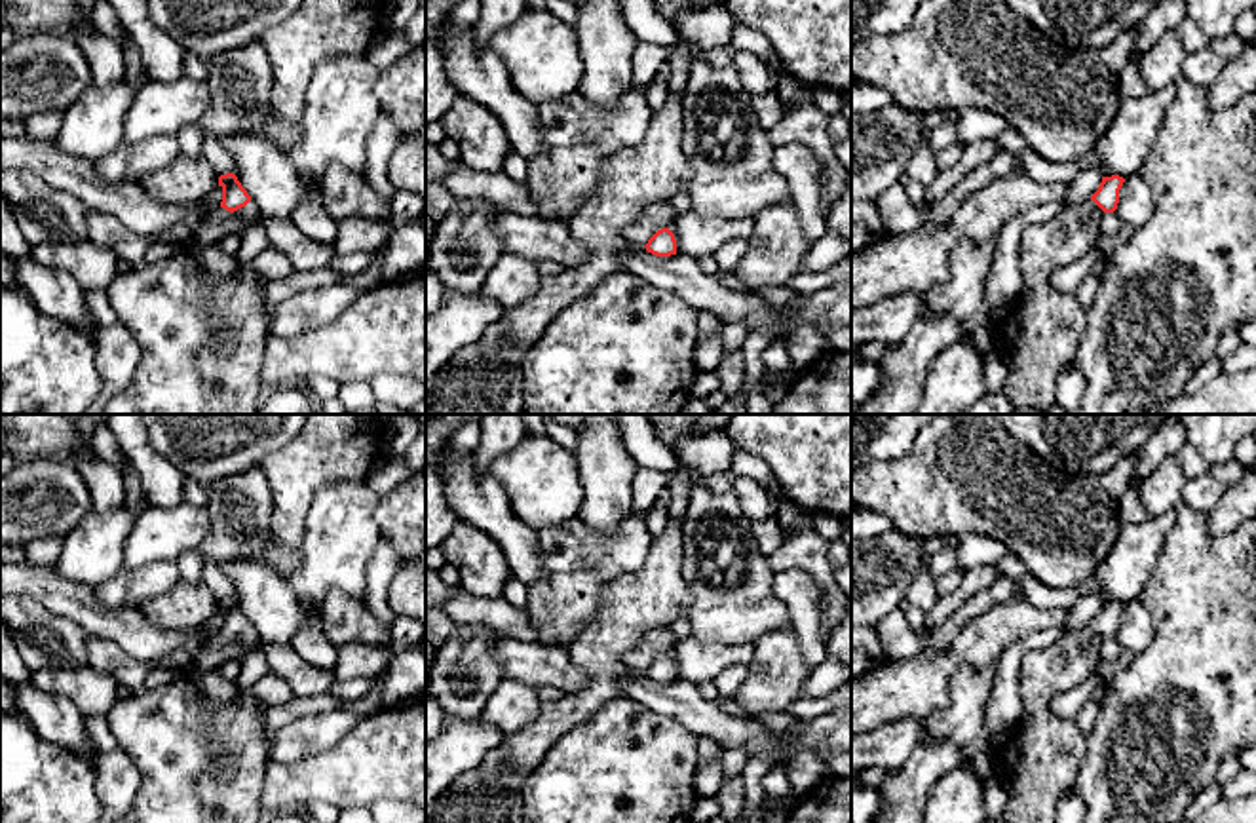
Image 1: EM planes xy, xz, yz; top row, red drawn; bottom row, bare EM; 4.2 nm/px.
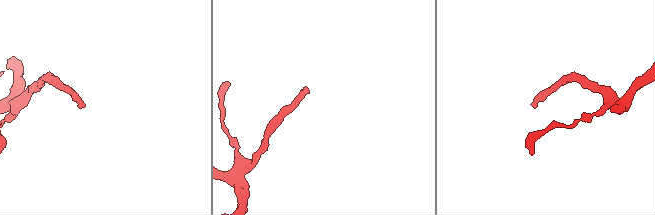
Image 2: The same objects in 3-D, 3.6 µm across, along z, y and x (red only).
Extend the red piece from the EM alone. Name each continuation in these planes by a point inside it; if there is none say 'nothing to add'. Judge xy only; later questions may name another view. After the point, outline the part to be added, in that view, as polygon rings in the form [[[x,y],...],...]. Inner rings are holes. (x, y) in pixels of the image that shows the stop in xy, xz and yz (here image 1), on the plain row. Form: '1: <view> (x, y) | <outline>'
1: xy (249, 635) | [[[253,625],[245,633],[241,633],[234,639],[226,637],[224,633],[219,631],[213,639],[209,639],[207,650],[209,648],[222,648],[222,646],[236,644],[236,642],[251,642],[253,644],[251,652],[264,654],[264,650],[266,650],[264,641],[258,637],[258,633]]]

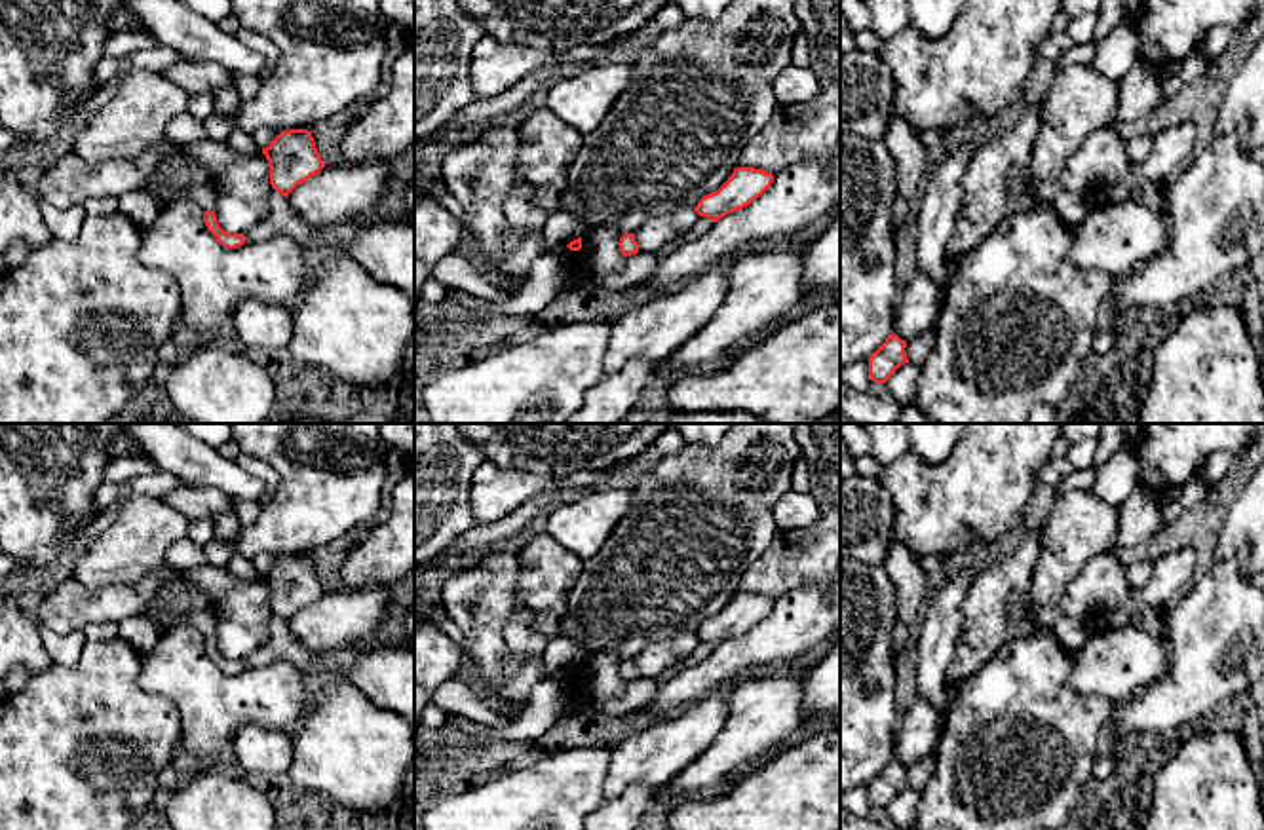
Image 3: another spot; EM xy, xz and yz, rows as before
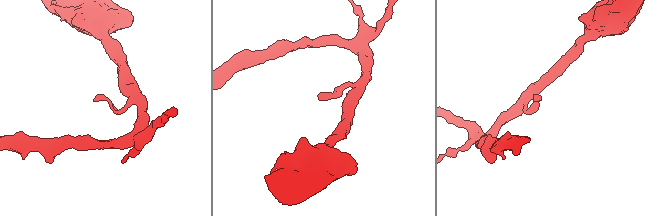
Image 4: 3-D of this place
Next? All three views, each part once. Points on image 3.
nothing to add

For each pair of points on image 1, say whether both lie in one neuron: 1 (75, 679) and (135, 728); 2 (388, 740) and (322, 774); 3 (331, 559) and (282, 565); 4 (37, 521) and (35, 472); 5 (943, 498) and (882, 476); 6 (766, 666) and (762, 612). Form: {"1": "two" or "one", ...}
{"1": "two", "2": "one", "3": "two", "4": "one", "5": "one", "6": "two"}

